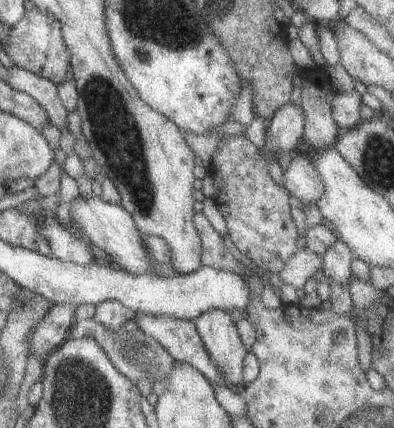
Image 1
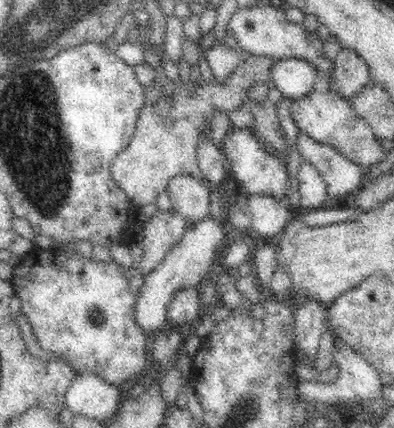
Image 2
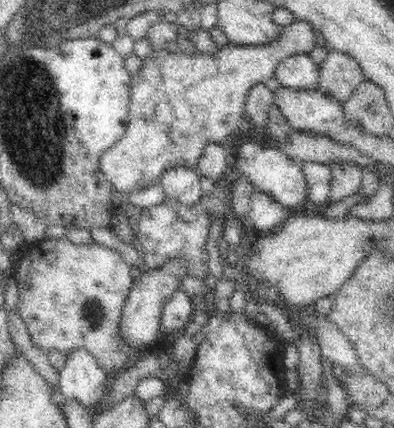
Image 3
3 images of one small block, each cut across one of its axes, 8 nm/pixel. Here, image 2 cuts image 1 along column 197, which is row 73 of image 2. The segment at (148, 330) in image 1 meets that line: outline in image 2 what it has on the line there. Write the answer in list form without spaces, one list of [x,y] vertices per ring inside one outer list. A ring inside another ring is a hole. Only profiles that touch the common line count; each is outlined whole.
[[[344,48],[334,60],[334,88],[332,92],[352,100],[358,92],[362,92],[372,82],[372,72],[364,58],[358,56],[356,50]]]

